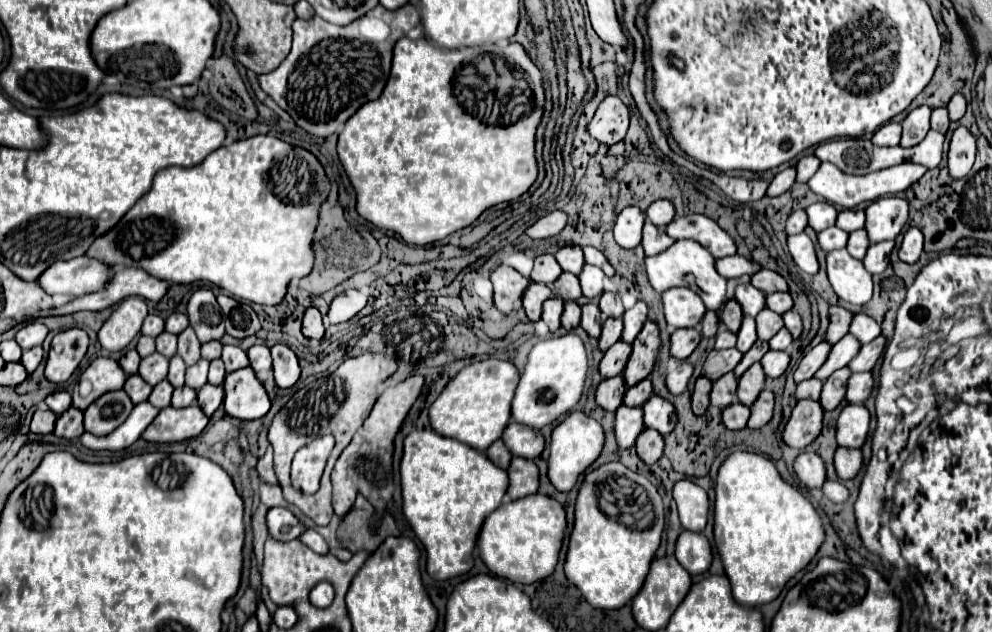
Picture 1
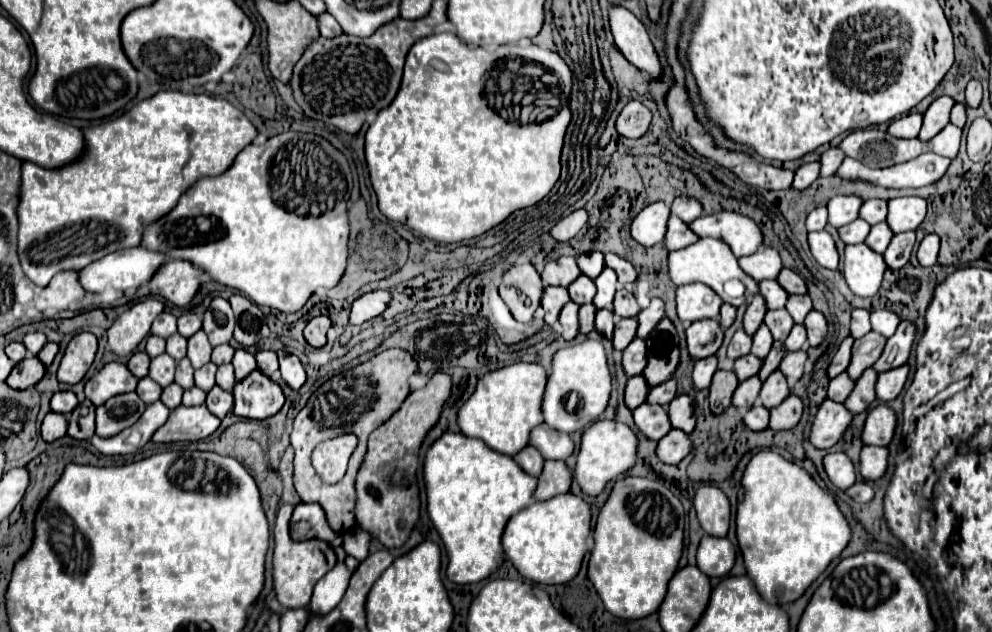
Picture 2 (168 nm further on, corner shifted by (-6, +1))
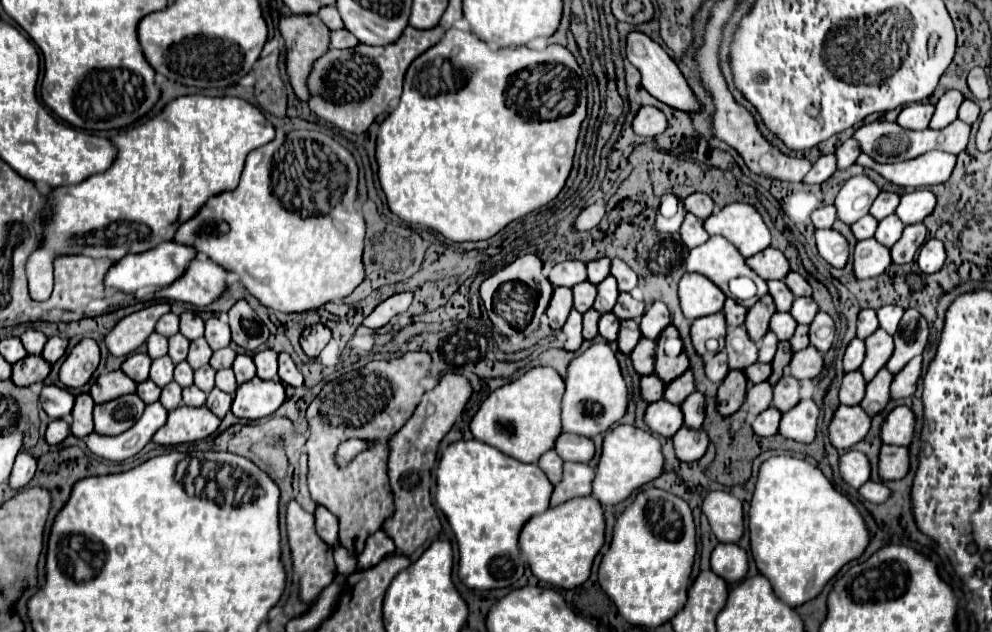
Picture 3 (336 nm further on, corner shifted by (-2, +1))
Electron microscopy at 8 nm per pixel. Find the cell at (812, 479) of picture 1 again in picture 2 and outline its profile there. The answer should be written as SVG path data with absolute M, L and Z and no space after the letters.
M828 452L824 456L822 464L824 464L824 472L828 474L830 482L836 488L844 490L844 488L852 486L852 482L856 482L856 470L854 470L854 466L852 466L852 462L850 462L850 458L846 454Z

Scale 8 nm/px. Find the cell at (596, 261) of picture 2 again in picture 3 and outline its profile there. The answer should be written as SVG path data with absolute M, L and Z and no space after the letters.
M600 258L594 262L588 262L588 282L600 284L610 274L610 258Z

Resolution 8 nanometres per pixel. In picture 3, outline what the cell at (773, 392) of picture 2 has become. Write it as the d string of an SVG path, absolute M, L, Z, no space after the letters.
M784 374L782 380L774 386L772 406L776 406L780 412L788 412L798 402L800 402L800 384L790 374Z

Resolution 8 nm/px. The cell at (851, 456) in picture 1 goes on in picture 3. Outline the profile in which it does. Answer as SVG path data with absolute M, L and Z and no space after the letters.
M884 444L880 450L880 476L882 480L900 480L910 470L910 450L906 446Z

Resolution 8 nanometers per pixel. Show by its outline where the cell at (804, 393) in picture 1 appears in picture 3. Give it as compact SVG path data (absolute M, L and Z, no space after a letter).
M860 370L848 372L840 386L840 402L846 406L856 406L862 402L864 394L866 394L866 380L862 372Z

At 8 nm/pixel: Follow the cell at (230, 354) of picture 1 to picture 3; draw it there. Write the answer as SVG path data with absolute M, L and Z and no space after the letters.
M248 354L238 356L238 358L234 360L232 370L234 370L234 374L236 374L238 384L244 384L244 382L248 382L248 380L252 380L252 378L256 376L256 366L254 366L254 360L252 360L252 356L248 356Z

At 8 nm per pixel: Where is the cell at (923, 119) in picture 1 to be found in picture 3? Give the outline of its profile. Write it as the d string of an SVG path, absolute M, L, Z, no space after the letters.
M948 90L936 104L936 112L932 116L932 122L930 122L930 128L934 130L940 130L940 128L946 128L948 124L952 124L956 118L958 118L958 108L960 104L964 102L964 96L962 92L958 90Z

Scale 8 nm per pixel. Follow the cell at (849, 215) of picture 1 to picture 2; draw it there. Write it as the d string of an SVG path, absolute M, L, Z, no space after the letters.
M868 200L860 208L860 218L866 220L870 226L874 226L874 224L884 220L886 212L888 212L886 210L886 200Z

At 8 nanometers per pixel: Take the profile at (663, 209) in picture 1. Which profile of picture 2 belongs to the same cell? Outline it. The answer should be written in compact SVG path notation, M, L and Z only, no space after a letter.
M680 196L680 198L676 198L676 200L672 202L670 210L672 210L674 216L678 216L678 218L680 218L682 222L686 222L686 224L690 224L692 220L696 220L696 218L702 214L700 202L694 200L694 198L690 198L690 196Z

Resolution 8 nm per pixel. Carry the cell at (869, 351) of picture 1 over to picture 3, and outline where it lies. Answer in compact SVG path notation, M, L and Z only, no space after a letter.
M908 308L900 320L900 328L894 336L894 354L892 358L888 360L886 368L896 374L900 372L914 356L922 354L926 344L928 344L928 336L930 336L930 328L928 328L928 322L926 318L914 310L914 308Z

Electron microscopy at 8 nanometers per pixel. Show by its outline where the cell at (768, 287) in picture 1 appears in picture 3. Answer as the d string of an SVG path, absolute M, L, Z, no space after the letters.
M790 272L784 282L788 284L794 296L812 296L812 286L798 272Z

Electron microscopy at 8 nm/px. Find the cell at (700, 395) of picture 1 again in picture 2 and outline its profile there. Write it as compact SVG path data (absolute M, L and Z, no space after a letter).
M718 370L710 384L710 410L714 414L722 414L730 406L732 392L736 390L736 376L730 370Z

